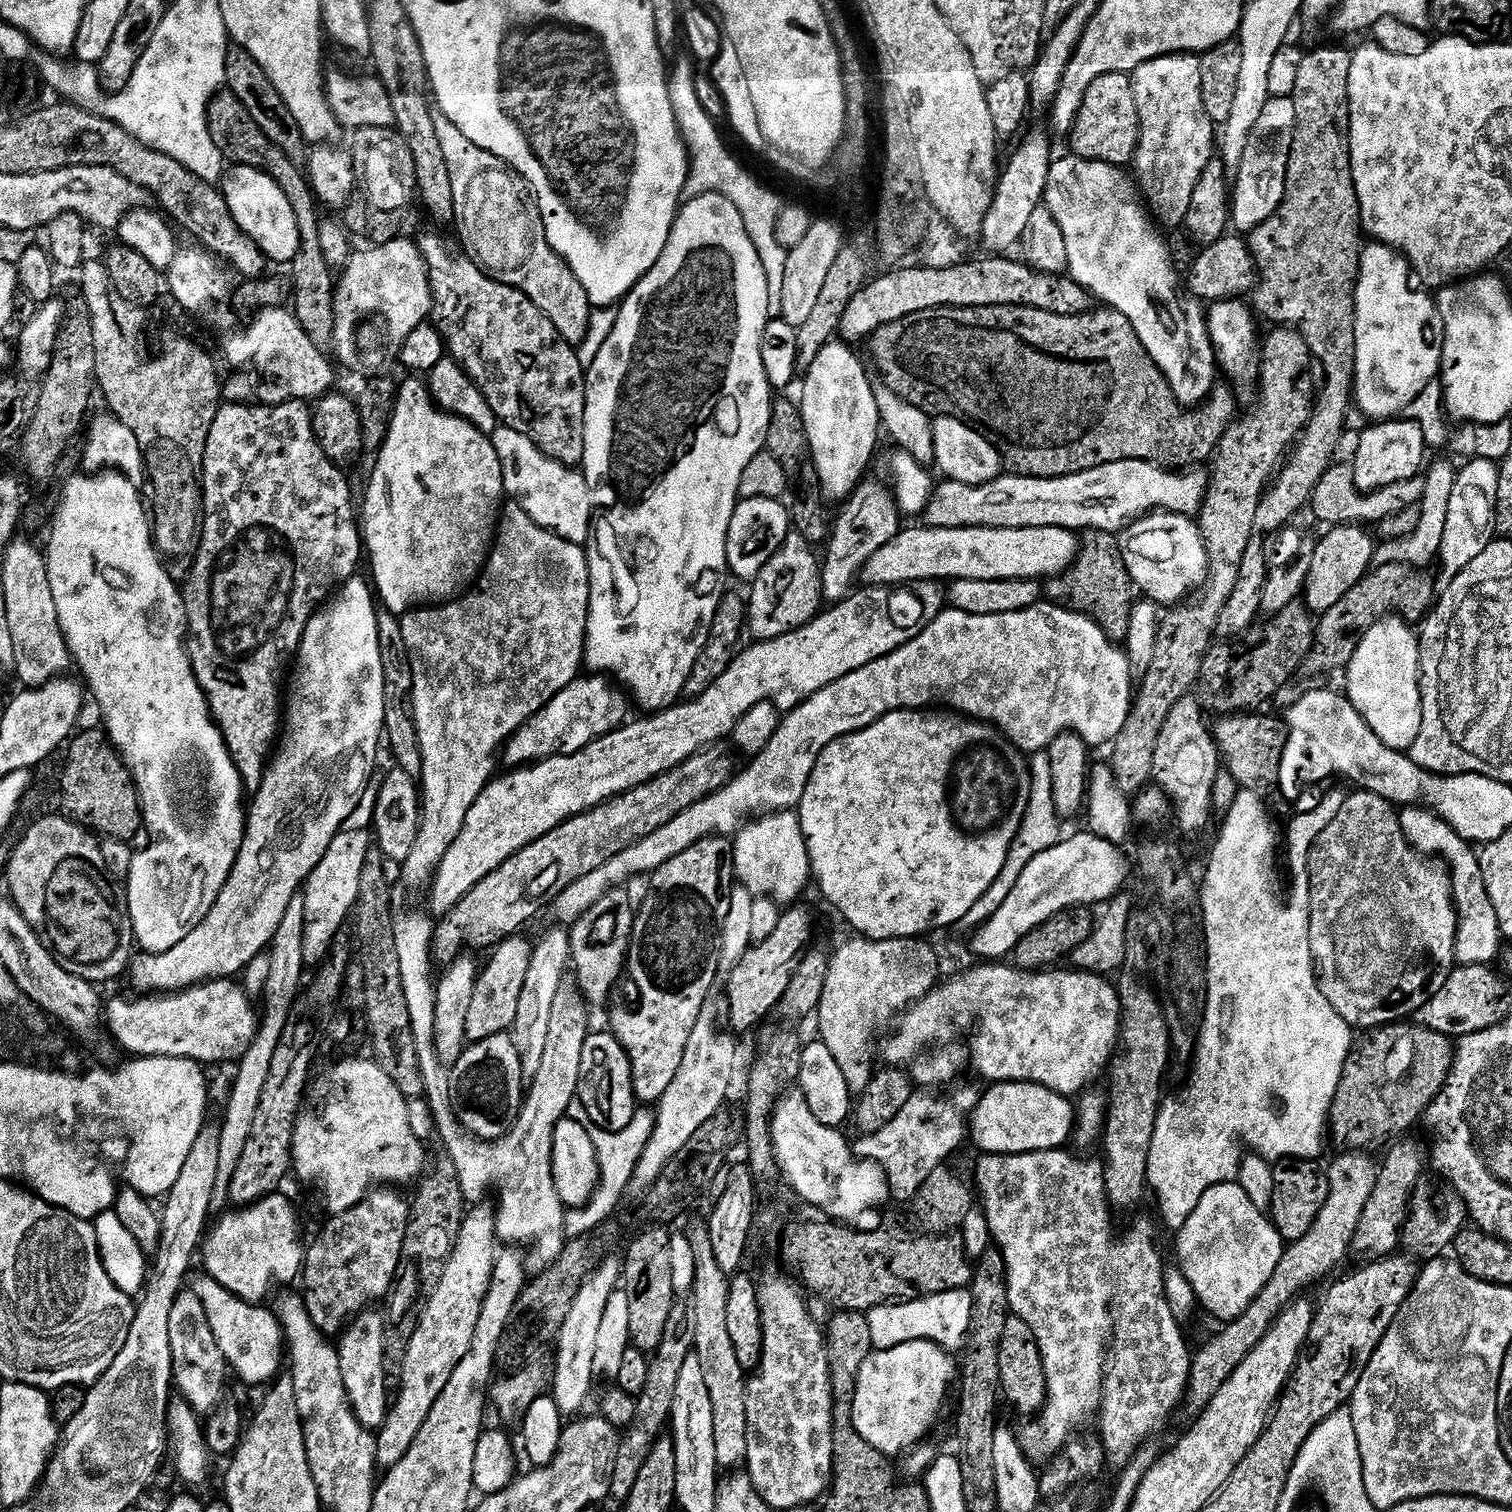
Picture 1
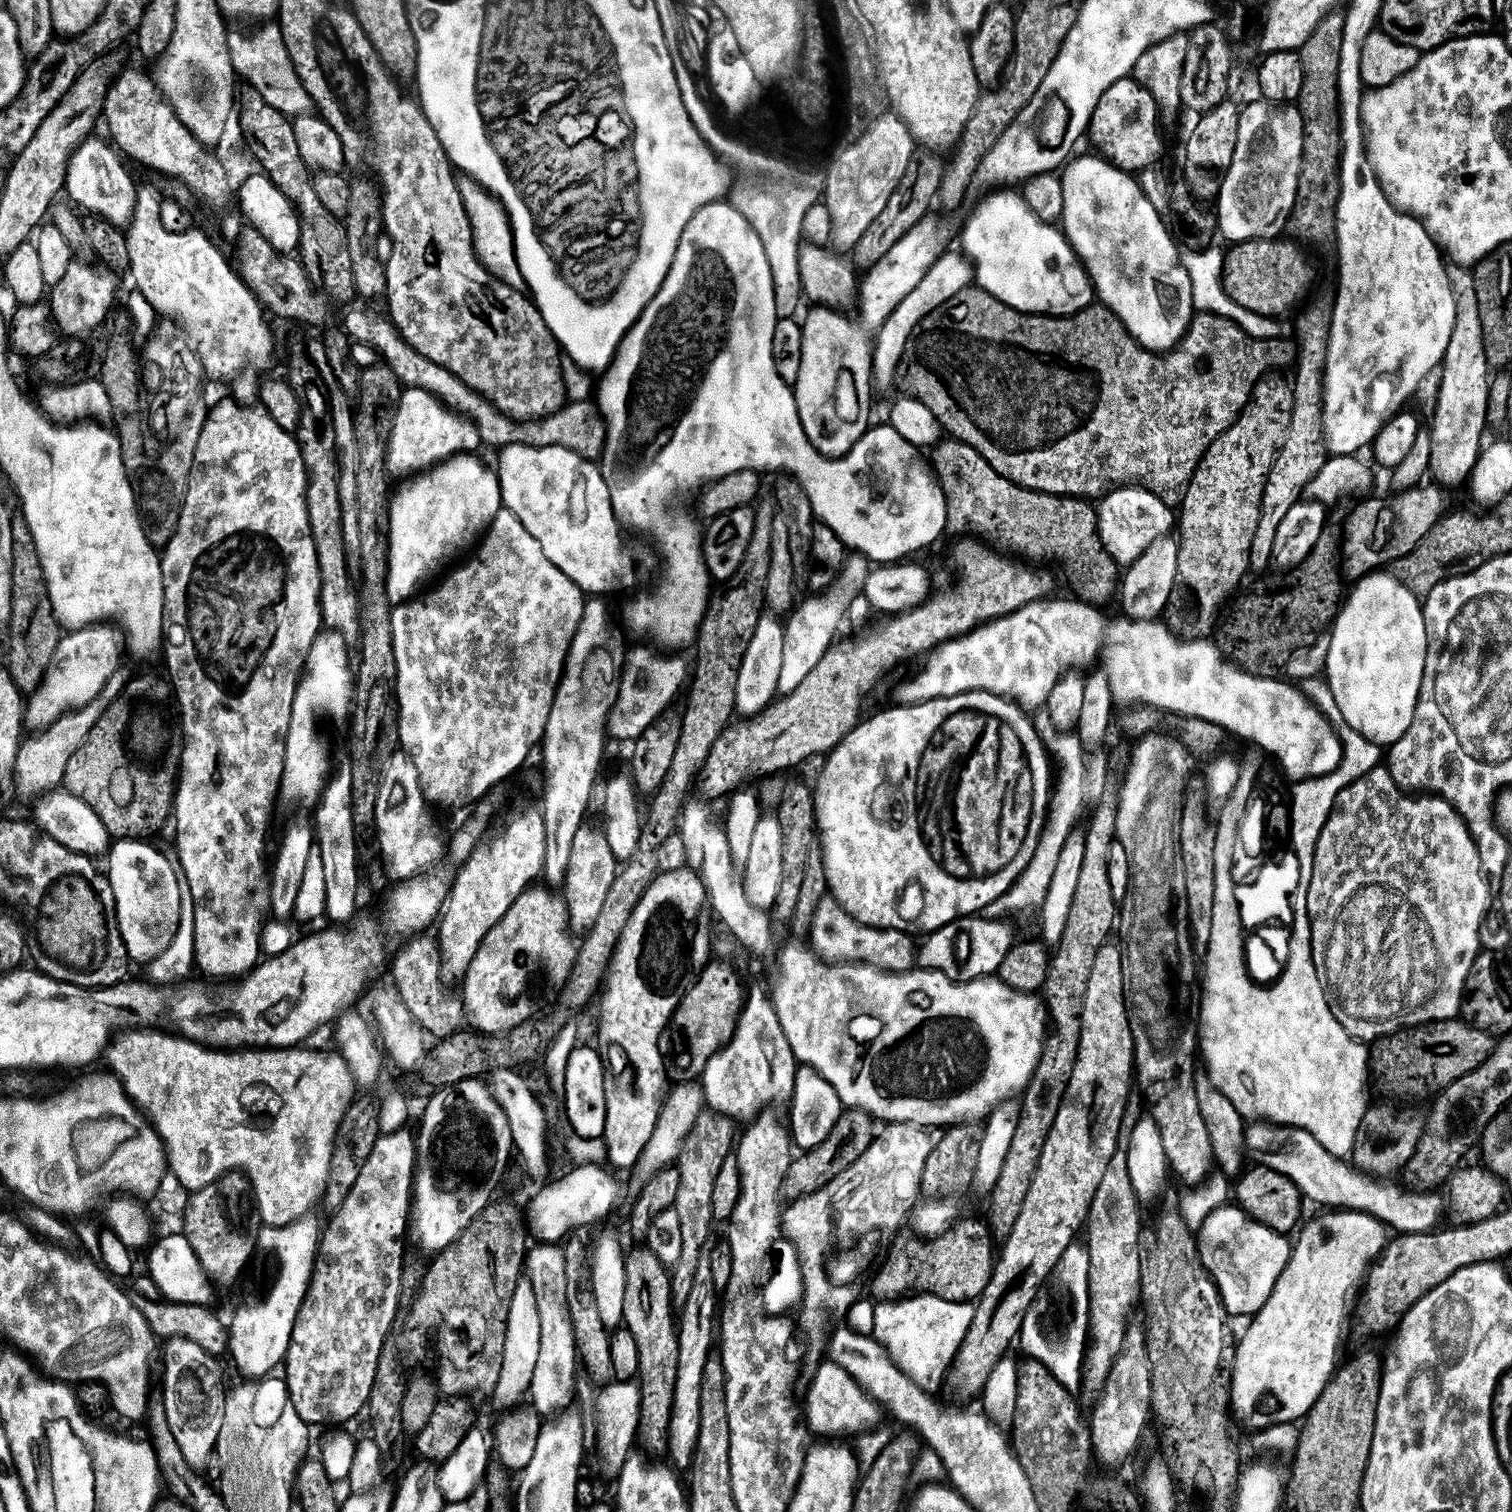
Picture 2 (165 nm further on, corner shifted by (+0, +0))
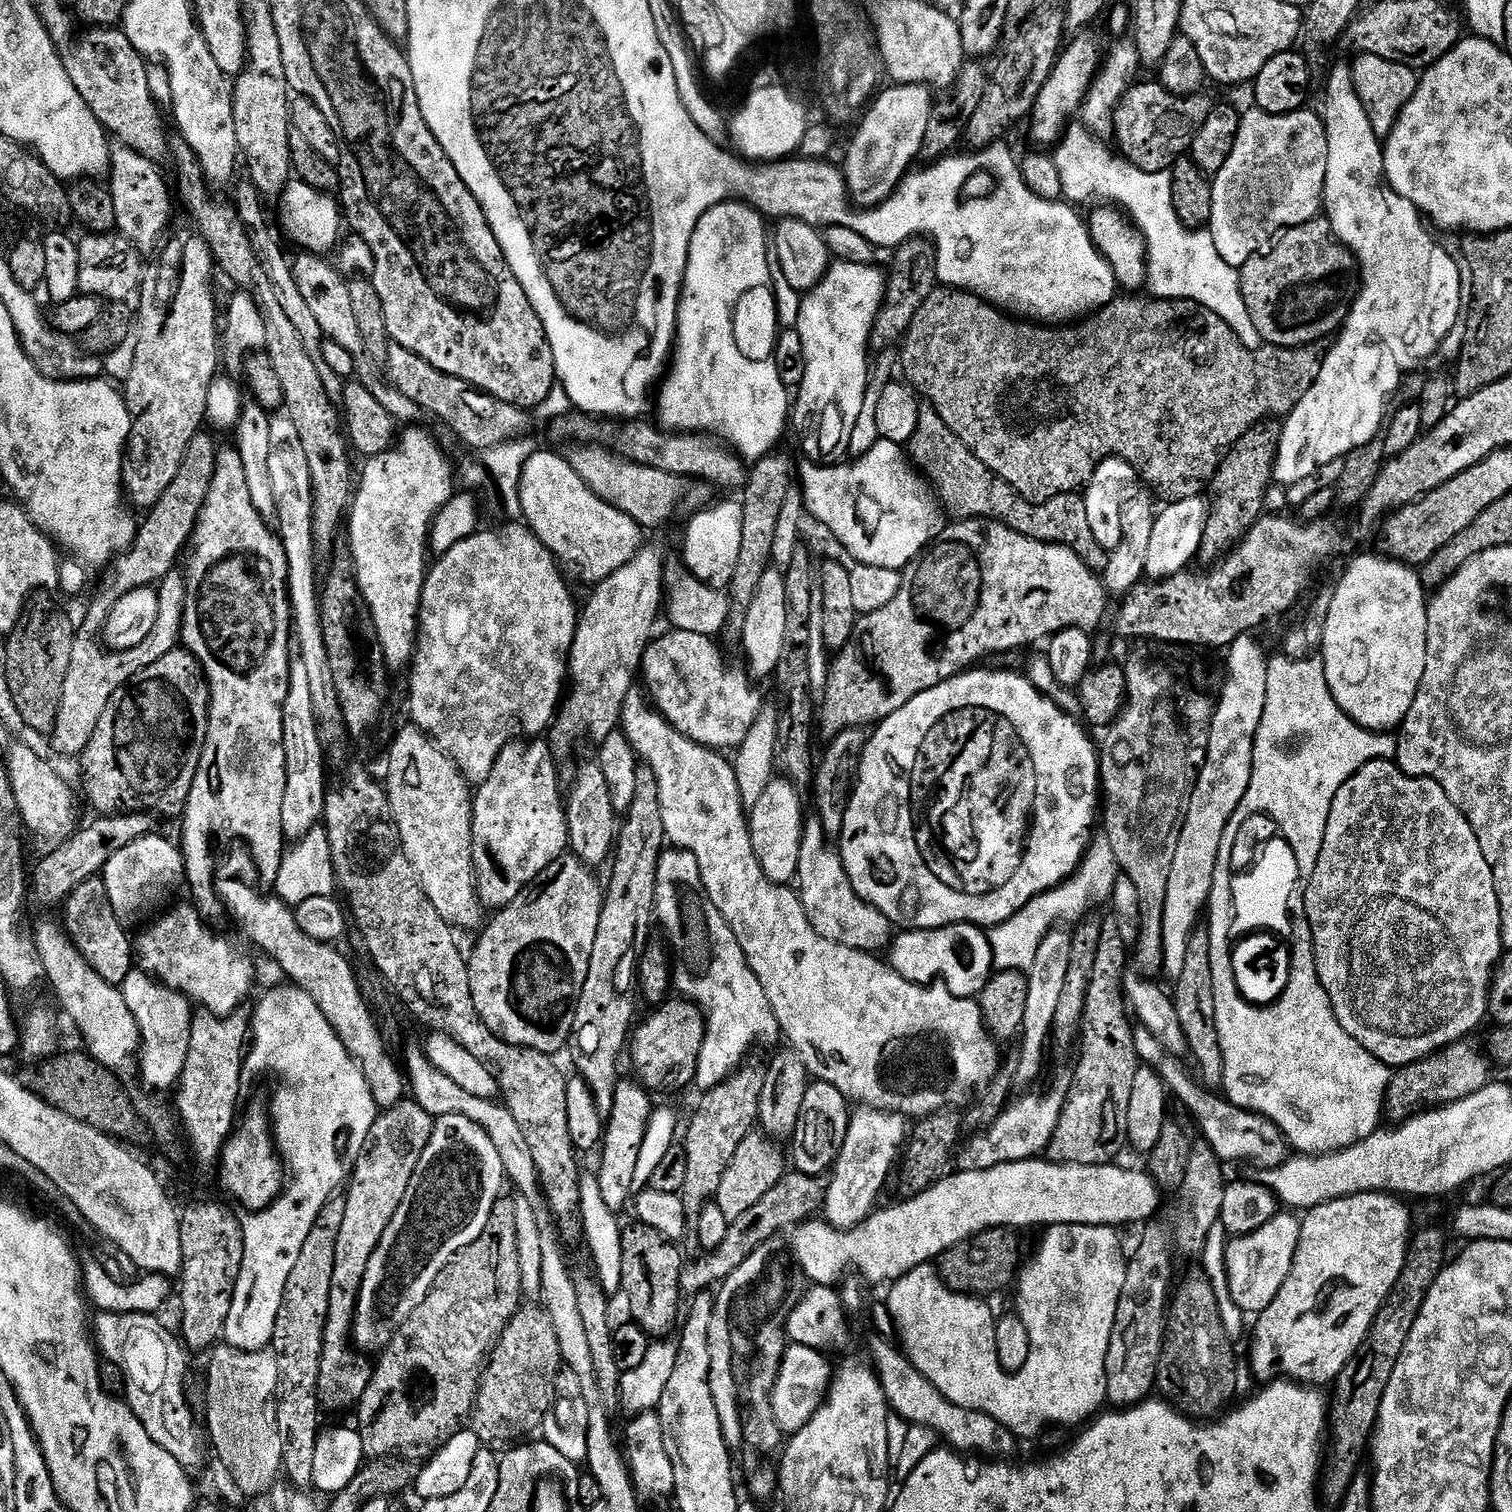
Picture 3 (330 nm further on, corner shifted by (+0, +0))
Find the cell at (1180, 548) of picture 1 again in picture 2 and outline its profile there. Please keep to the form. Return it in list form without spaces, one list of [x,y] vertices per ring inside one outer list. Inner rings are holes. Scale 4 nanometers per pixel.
[[[1147,487],[1117,488],[1120,488],[1117,492],[1112,492],[1104,501],[1099,501],[1100,537],[1117,564],[1130,566],[1143,552],[1150,550],[1154,542],[1165,539],[1171,533],[1168,532],[1171,528],[1173,531],[1174,516],[1172,520],[1172,512],[1168,509],[1167,502],[1163,500],[1165,497]]]

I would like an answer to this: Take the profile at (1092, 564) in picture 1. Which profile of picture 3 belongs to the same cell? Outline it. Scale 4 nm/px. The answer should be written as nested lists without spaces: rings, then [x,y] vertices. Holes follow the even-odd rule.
[[[931,406],[921,407],[918,426],[906,445],[910,459],[926,477],[934,489],[943,511],[957,521],[996,520],[1018,534],[1041,540],[1047,544],[1065,544],[1072,548],[1086,562],[1090,571],[1102,574],[1108,565],[1109,549],[1098,546],[1094,530],[1086,518],[1086,502],[1083,495],[1063,492],[1041,504],[1022,498],[1000,476],[996,476],[966,445],[954,435],[950,426]],[[912,451],[912,452],[911,452]],[[952,515],[952,516],[951,516]]]

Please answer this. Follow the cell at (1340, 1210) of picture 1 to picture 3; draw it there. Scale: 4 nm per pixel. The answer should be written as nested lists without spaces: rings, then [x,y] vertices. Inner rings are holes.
[[[1468,1043],[1449,1044],[1446,1048],[1434,1051],[1431,1056],[1423,1056],[1421,1060],[1393,1071],[1388,1093],[1384,1096],[1384,1110],[1393,1125],[1404,1123],[1417,1112],[1427,1112],[1430,1108],[1442,1108],[1445,1104],[1458,1102],[1482,1090],[1493,1079],[1493,1065],[1489,1057],[1480,1053],[1478,1045]]]

